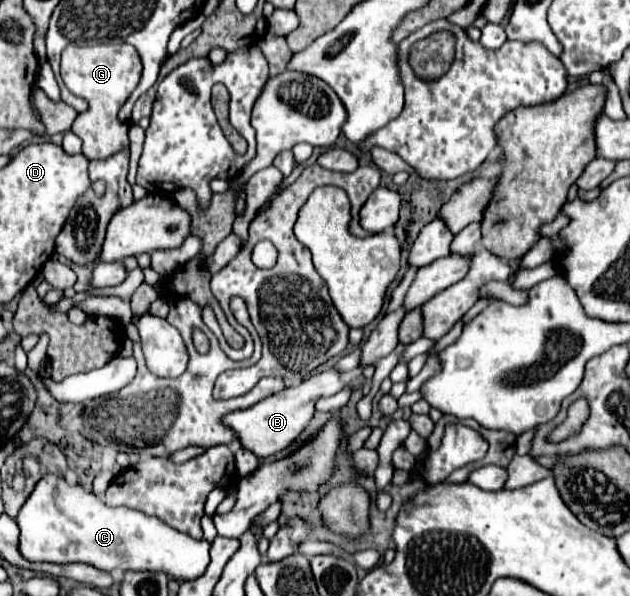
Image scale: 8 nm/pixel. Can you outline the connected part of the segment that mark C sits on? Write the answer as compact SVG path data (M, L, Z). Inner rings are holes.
M53 474L43 476L37 482L37 488L23 504L17 516L17 526L21 530L19 536L19 552L29 562L53 562L53 564L67 564L67 562L85 562L105 572L111 570L153 570L153 572L167 572L179 580L193 580L203 576L205 568L209 566L209 542L207 540L193 540L173 528L161 524L155 516L145 516L137 510L127 508L109 508L103 500L95 494L85 492L81 486L69 486L63 478Z

